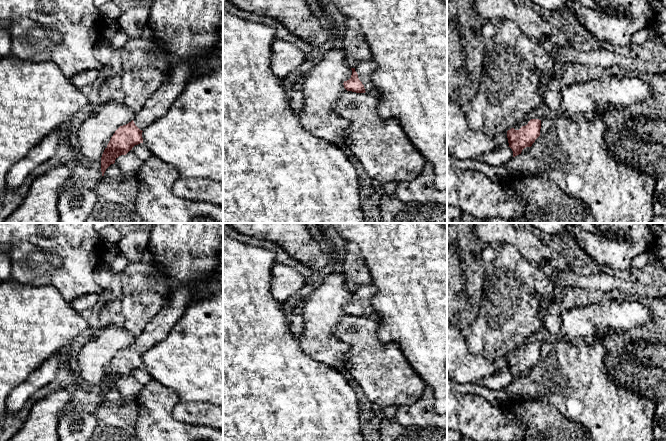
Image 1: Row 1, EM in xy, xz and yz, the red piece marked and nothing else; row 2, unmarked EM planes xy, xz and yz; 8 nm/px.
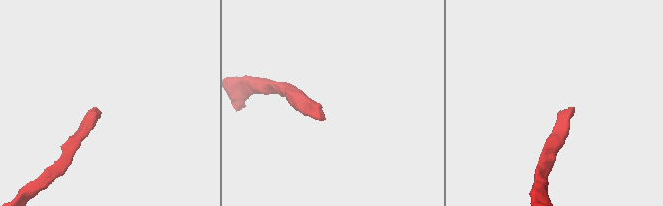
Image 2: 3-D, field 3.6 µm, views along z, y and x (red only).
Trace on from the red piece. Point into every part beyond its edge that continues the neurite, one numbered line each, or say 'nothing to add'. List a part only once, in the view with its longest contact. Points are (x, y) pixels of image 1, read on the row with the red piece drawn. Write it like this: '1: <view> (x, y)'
1: xz (364, 70)

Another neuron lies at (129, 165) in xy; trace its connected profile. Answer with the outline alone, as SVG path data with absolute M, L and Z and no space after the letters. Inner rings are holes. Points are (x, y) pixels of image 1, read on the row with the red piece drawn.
M130 150L126 155L121 155L115 160L115 164L119 167L121 174L125 176L137 177L140 171L143 161L133 154L133 150Z

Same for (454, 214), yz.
M447 205L447 223L460 223L462 213L460 208Z

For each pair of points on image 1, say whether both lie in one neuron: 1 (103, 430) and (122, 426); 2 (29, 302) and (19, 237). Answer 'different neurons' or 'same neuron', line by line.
1: same neuron
2: different neurons

